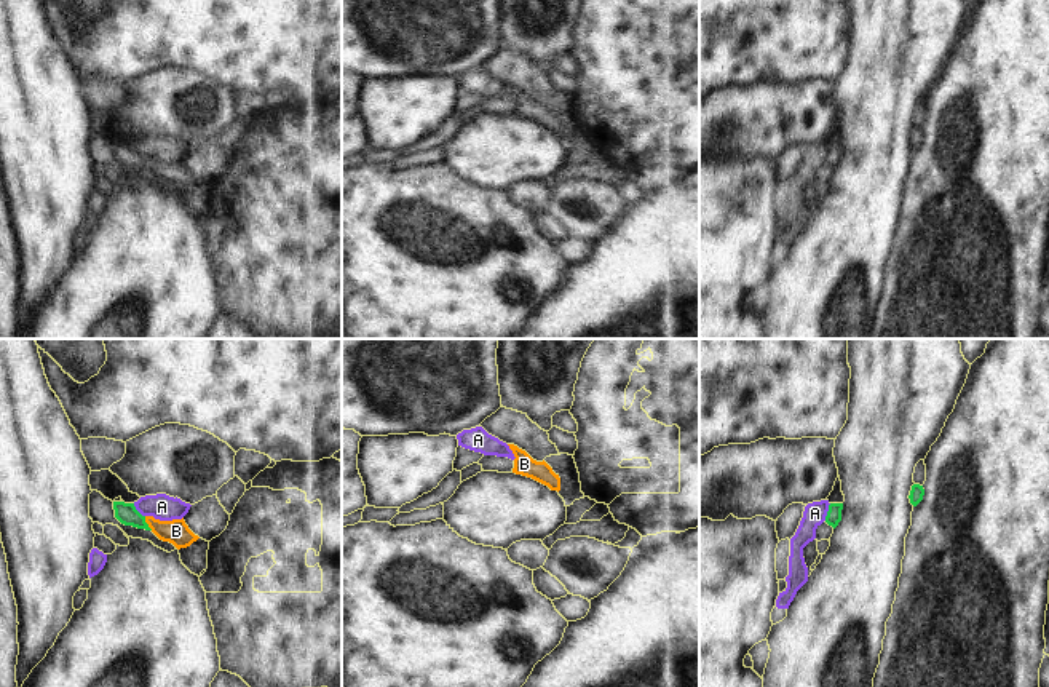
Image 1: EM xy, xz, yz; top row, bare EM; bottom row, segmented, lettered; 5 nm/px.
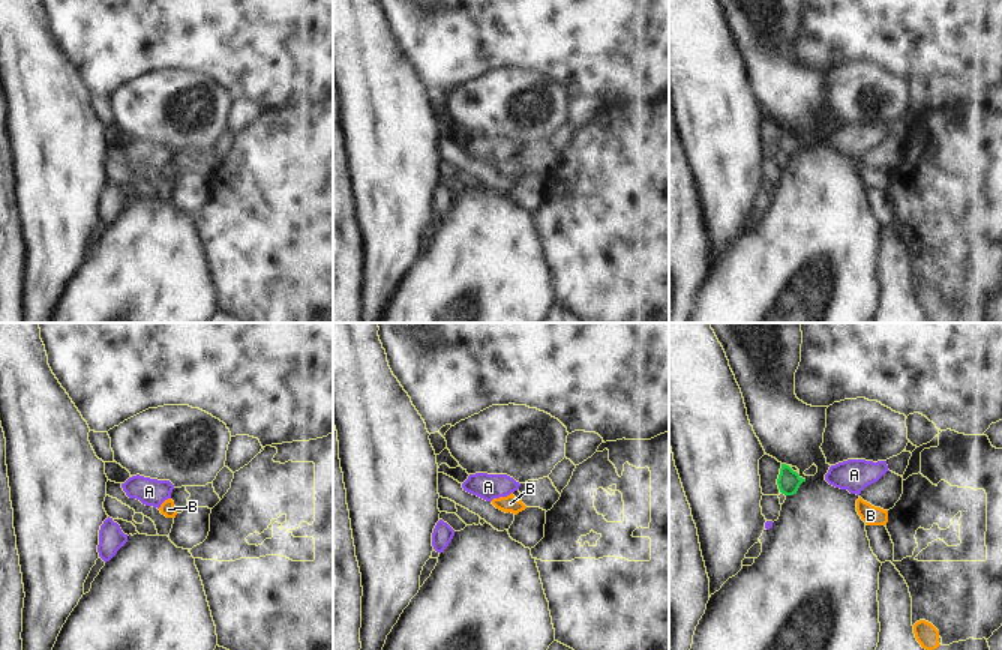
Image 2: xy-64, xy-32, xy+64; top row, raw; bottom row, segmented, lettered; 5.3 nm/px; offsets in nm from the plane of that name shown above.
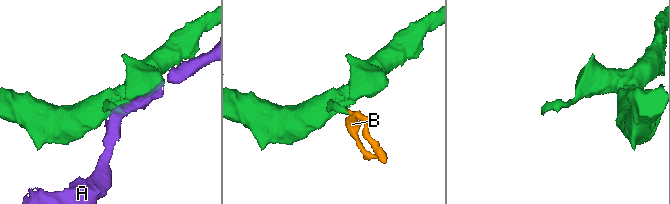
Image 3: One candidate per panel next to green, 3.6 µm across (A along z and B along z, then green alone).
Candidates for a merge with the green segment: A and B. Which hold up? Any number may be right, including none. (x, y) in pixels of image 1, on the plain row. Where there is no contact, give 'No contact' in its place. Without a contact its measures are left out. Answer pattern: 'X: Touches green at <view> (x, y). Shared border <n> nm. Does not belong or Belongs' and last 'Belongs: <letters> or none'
A: Touches green at yz (827, 154). Shared border 90 nm. Does not belong
B: Touches green at xy (146, 165). Shared border 80 nm. Belongs
Belongs: B.

